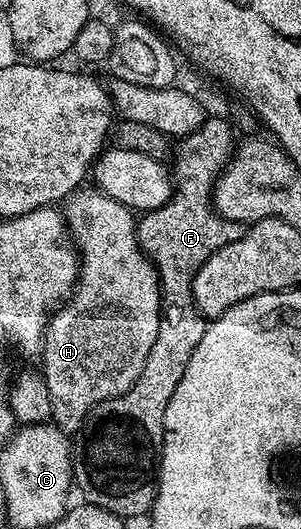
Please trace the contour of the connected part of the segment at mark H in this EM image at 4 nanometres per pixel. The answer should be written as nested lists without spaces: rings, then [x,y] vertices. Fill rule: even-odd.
[[[98,188],[87,189],[76,190],[65,202],[67,229],[77,243],[81,259],[77,289],[48,317],[41,351],[41,373],[49,388],[51,418],[68,432],[78,431],[87,413],[97,404],[133,388],[137,376],[141,376],[141,368],[145,368],[145,360],[149,360],[149,348],[157,340],[161,317],[159,274],[139,246],[136,215],[131,207],[105,196]]]

